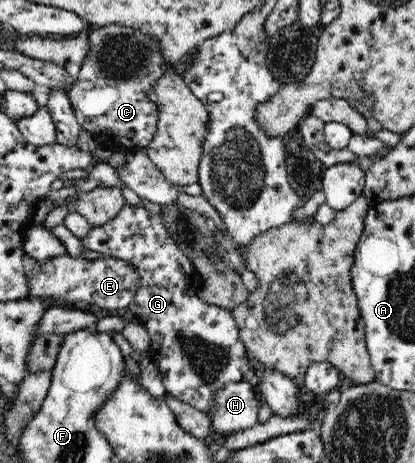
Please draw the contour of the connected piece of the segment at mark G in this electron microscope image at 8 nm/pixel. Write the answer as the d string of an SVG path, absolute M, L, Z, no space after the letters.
M127 204L114 219L110 219L106 225L92 227L90 235L80 240L88 250L128 260L137 267L142 277L142 285L126 310L134 312L138 321L146 326L150 333L148 354L162 374L162 381L168 393L206 412L207 415L211 410L215 391L221 385L229 381L242 382L253 377L247 349L240 339L231 310L204 303L197 296L198 291L194 290L191 284L192 275L197 273L196 268L190 258L178 248L161 215L152 214L144 207Z

